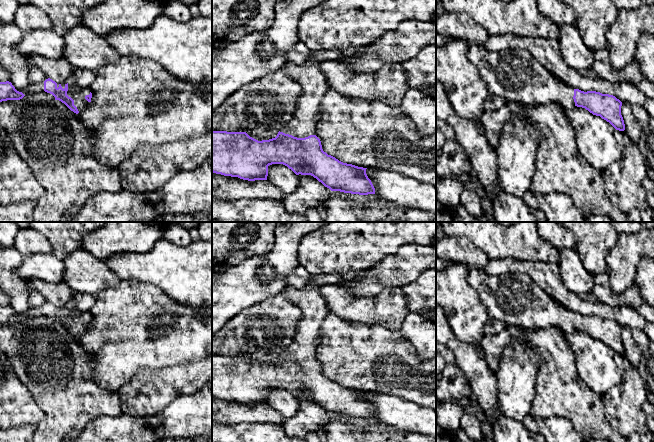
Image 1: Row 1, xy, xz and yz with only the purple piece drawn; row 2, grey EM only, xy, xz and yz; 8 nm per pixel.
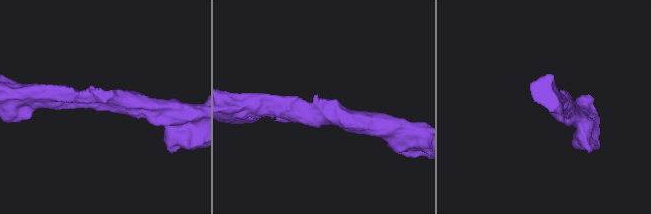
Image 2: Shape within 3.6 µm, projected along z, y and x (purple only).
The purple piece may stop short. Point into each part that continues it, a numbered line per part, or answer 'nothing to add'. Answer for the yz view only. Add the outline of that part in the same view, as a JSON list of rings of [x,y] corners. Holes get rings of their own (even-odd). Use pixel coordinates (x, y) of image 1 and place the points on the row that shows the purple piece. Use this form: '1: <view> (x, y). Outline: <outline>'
1: yz (514, 74). Outline: [[[467,42],[468,58],[478,68],[490,94],[499,95],[506,102],[518,104],[558,103],[564,109],[575,107],[574,89],[557,79],[532,54],[525,49],[507,49],[502,52],[490,52]]]

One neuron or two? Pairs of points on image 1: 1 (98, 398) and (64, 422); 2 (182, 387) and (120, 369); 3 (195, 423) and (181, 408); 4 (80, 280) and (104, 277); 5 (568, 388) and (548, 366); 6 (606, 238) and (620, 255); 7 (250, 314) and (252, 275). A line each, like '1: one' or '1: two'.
1: one
2: two
3: one
4: one
5: one
6: two
7: two

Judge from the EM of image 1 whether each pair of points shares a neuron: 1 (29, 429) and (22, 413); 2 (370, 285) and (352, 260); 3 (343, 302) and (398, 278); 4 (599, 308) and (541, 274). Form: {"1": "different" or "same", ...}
{"1": "different", "2": "different", "3": "different", "4": "same"}

